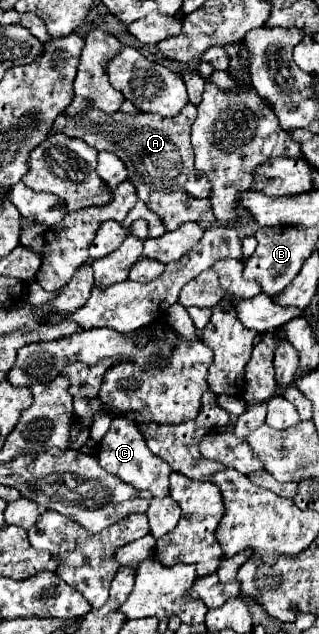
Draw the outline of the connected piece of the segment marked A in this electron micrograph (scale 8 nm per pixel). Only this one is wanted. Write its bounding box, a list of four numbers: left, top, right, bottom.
[53,103,211,203]

